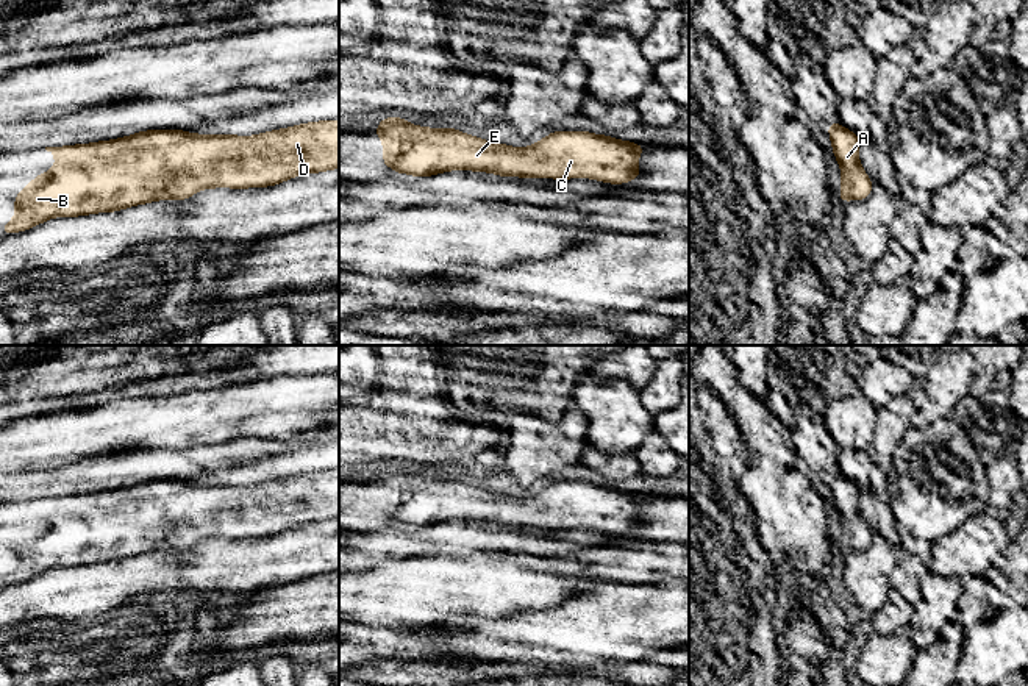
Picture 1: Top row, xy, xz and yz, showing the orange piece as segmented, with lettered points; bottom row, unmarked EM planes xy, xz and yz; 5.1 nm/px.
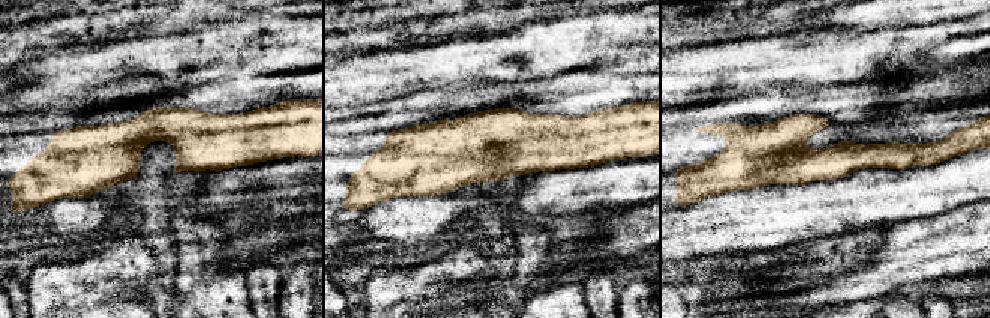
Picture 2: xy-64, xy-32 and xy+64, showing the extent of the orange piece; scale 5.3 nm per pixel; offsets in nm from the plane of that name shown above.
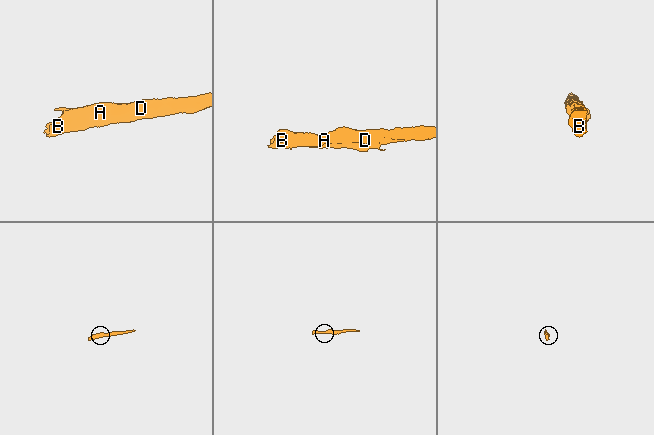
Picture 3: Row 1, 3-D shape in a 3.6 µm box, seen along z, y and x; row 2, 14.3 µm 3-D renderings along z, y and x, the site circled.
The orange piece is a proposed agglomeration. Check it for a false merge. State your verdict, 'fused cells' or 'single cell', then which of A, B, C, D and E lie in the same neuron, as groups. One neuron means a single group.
single cell; A B C D E

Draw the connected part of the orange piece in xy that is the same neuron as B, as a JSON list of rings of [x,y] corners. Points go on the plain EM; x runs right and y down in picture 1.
[[[339,470],[300,473],[255,486],[148,480],[45,500],[53,503],[56,514],[14,547],[16,566],[2,577],[2,583],[27,581],[53,567],[112,563],[158,550],[186,550],[202,539],[275,536],[303,523],[339,519]]]

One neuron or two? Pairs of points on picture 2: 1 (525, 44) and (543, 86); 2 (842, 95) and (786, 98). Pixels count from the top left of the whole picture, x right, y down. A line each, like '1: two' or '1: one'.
1: two
2: one

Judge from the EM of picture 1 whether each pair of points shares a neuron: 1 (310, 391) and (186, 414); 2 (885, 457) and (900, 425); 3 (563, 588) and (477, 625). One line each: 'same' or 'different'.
1: same
2: same
3: different

